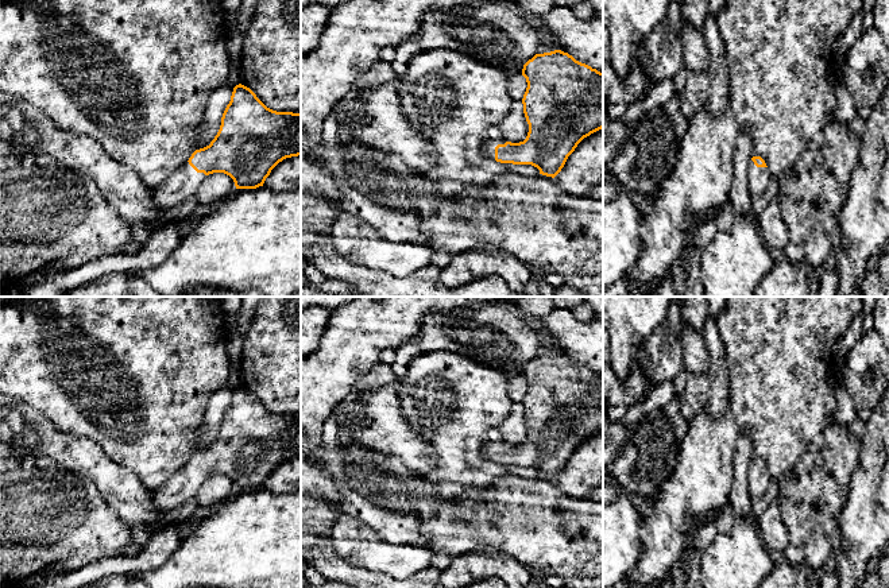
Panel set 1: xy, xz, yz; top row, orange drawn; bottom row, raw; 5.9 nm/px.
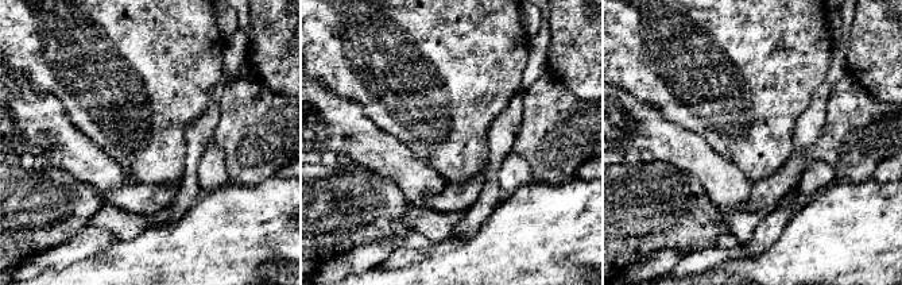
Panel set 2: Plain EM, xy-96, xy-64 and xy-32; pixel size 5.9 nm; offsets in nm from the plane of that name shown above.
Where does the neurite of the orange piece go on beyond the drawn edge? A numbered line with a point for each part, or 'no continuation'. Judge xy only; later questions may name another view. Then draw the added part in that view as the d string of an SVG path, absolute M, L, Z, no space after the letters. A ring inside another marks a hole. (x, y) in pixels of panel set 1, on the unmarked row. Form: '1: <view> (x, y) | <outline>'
1: xy (181, 487) | M186 464L162 487L152 492L152 503L161 512L170 512L196 498L205 479L204 475L197 475L189 464Z

